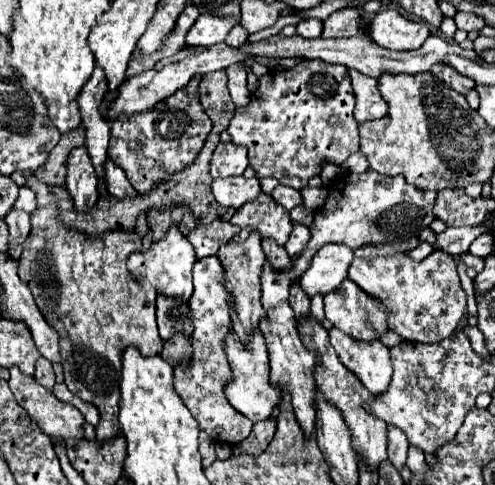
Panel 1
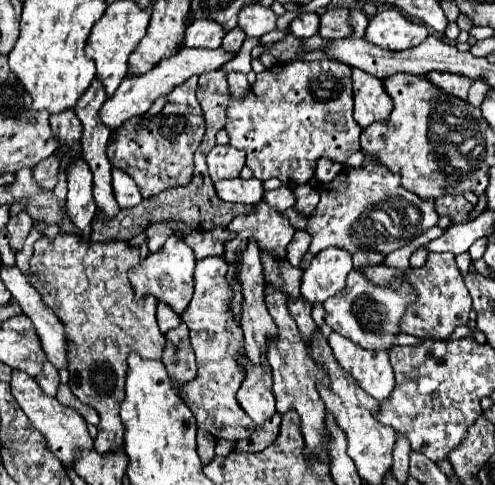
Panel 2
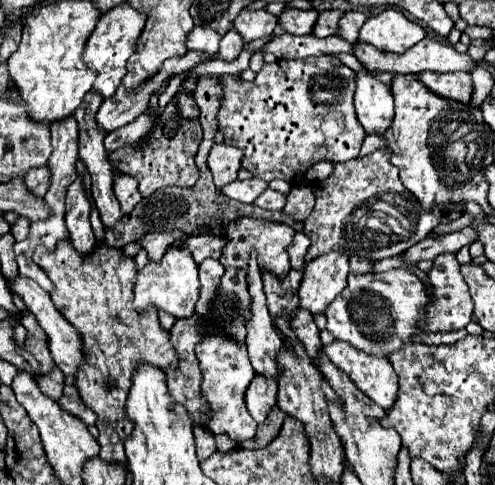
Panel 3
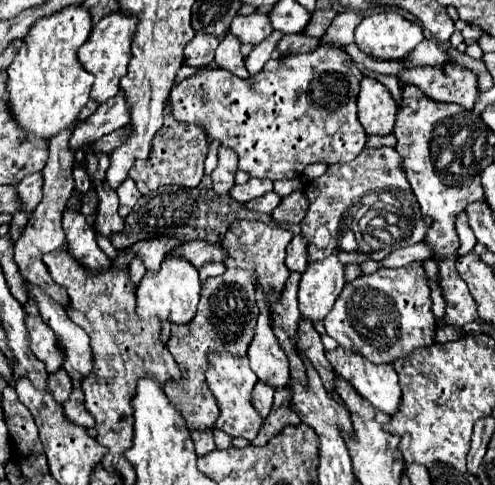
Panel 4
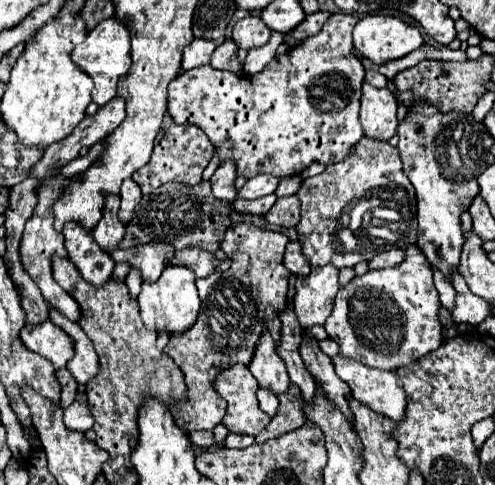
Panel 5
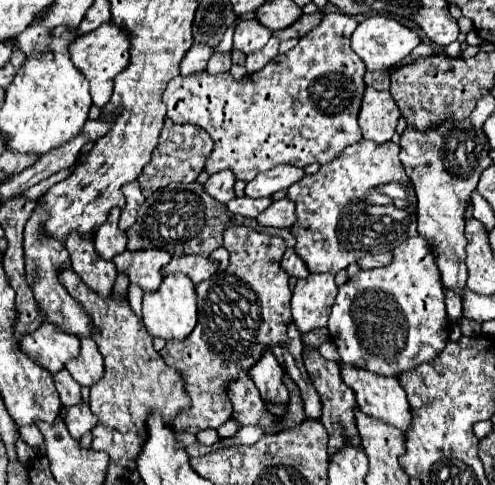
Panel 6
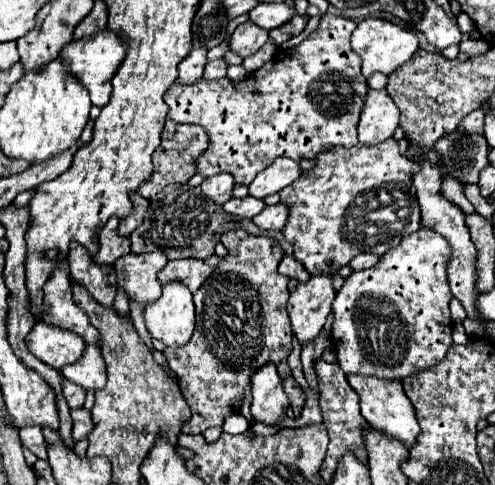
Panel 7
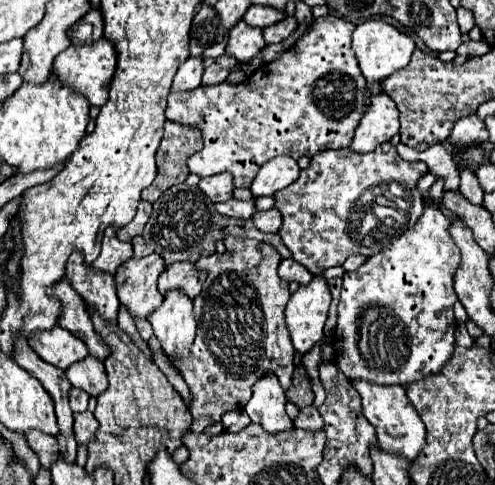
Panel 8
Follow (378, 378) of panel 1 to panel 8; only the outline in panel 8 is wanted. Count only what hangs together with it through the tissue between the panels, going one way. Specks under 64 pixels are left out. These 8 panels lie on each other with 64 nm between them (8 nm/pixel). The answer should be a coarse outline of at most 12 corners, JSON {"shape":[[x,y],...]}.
{"shape":[[352,384],[384,452],[410,462],[426,428],[402,386]]}

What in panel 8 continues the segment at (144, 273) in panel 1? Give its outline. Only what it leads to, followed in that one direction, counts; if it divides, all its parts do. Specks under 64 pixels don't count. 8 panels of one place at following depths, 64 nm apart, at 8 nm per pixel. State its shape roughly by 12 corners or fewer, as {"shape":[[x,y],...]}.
{"shape":[[170,290],[150,324],[168,358],[188,358],[192,300]]}

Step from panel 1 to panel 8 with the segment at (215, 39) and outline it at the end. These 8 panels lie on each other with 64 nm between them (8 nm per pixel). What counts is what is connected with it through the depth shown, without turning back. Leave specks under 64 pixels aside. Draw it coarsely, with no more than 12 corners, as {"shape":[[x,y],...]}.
{"shape":[[202,58],[178,68],[170,92],[190,92],[200,86]]}

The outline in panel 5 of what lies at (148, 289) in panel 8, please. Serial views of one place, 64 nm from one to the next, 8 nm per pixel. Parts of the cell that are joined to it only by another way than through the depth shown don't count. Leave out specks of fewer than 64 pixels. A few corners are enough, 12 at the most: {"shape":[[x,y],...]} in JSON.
{"shape":[[168,244],[114,250],[116,264],[138,268],[142,282],[156,282],[174,250]]}

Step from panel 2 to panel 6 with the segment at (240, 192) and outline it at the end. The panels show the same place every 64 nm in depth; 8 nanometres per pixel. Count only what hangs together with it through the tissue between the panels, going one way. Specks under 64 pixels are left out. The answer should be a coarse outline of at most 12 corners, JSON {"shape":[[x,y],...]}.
{"shape":[[292,164],[258,174],[246,184],[246,196],[264,198],[304,176]]}

